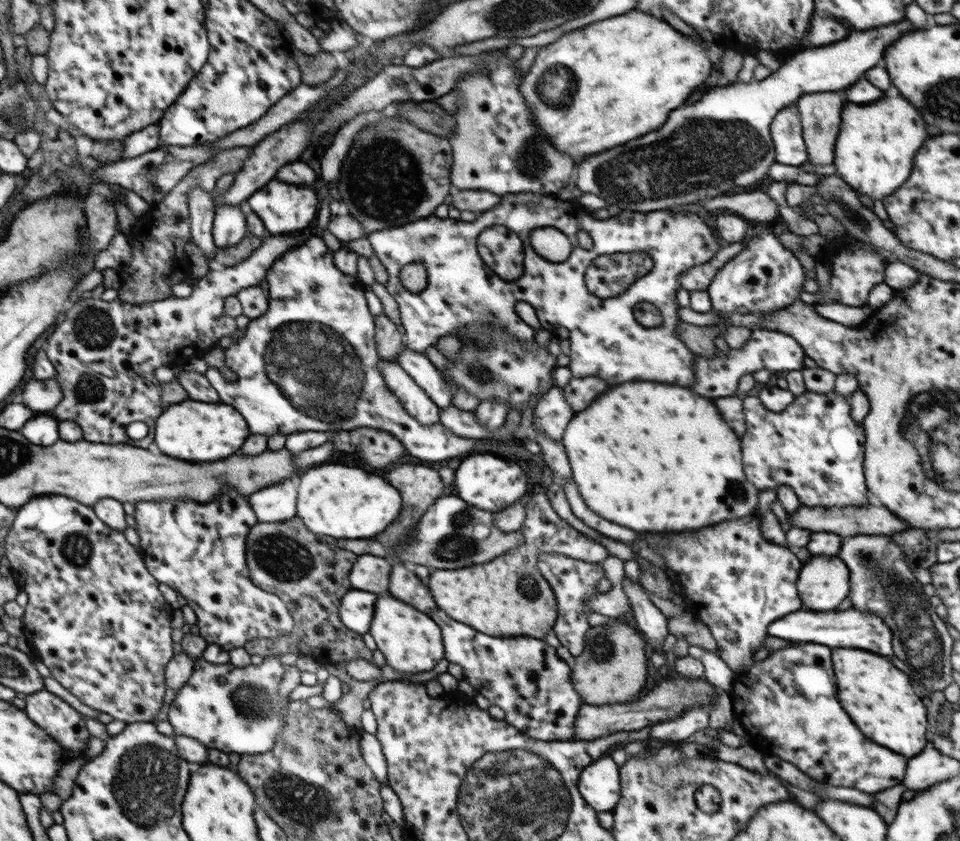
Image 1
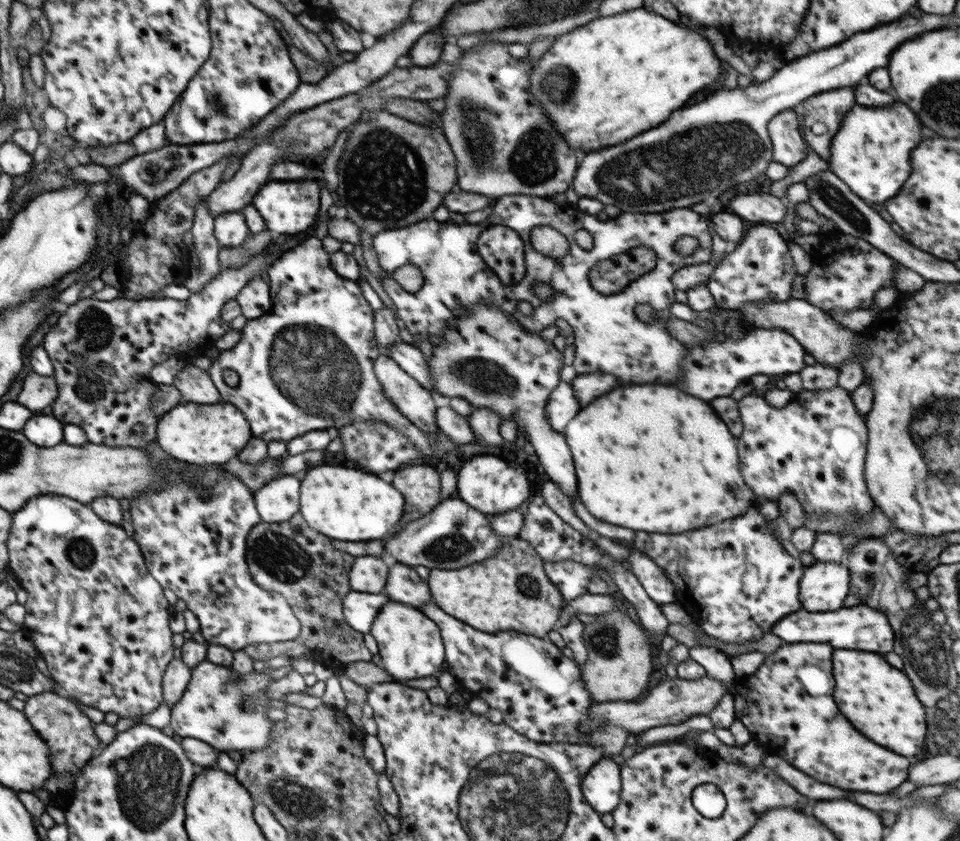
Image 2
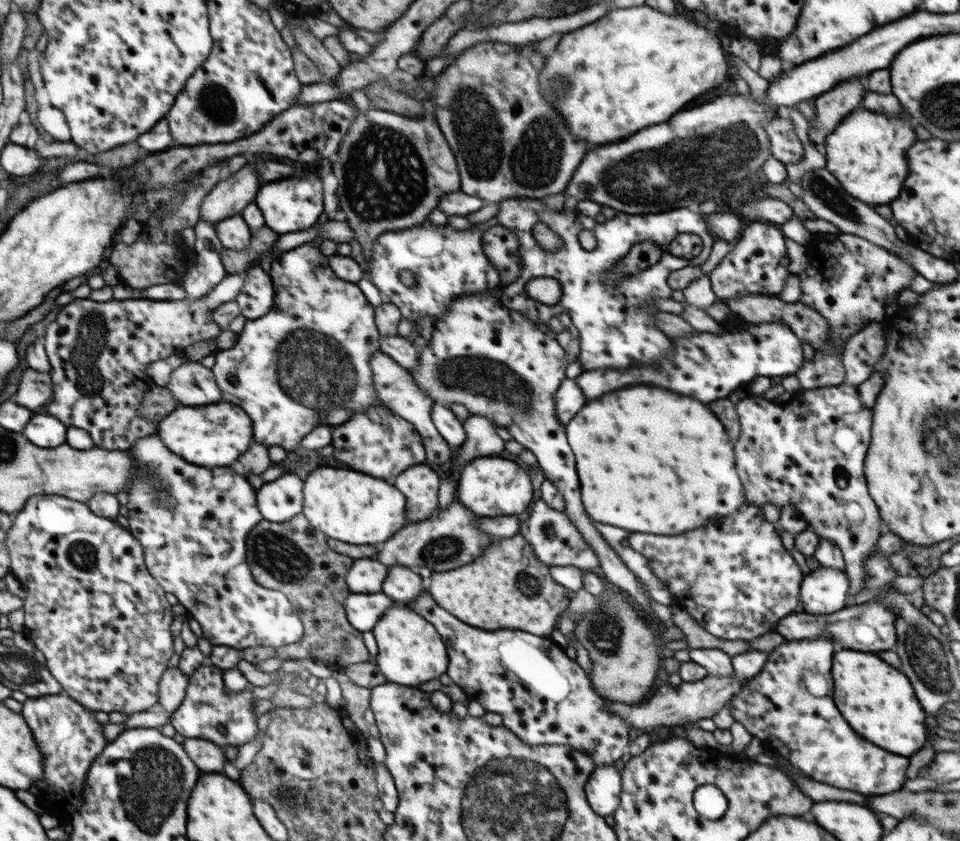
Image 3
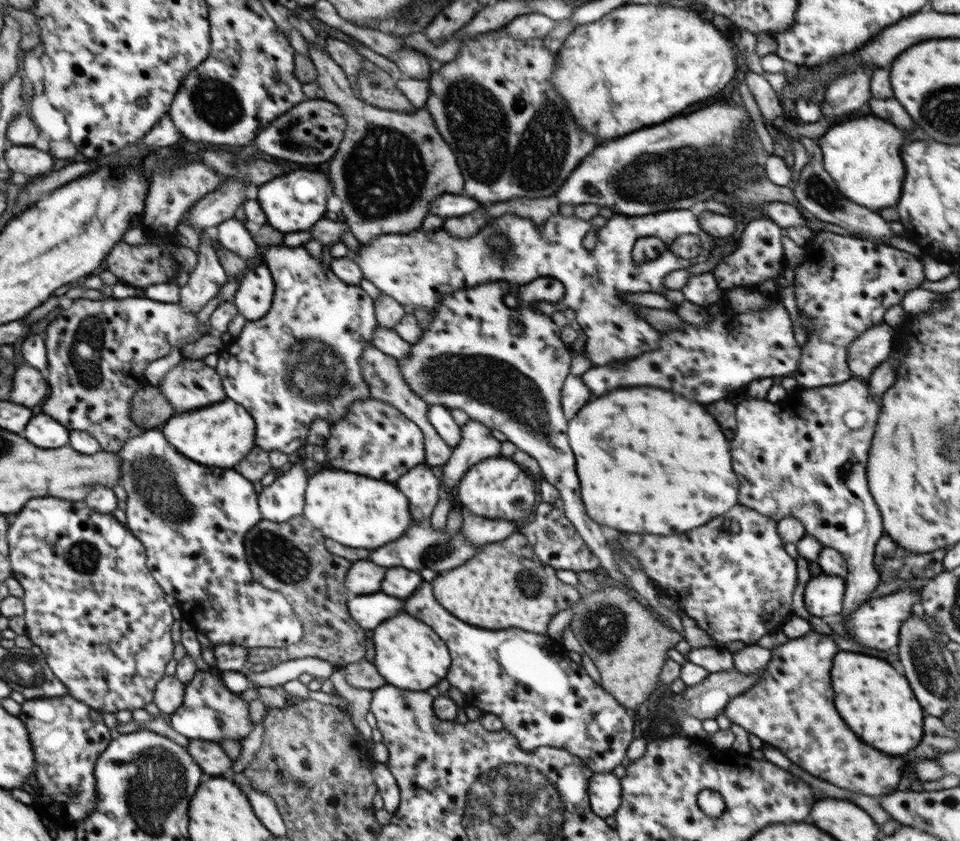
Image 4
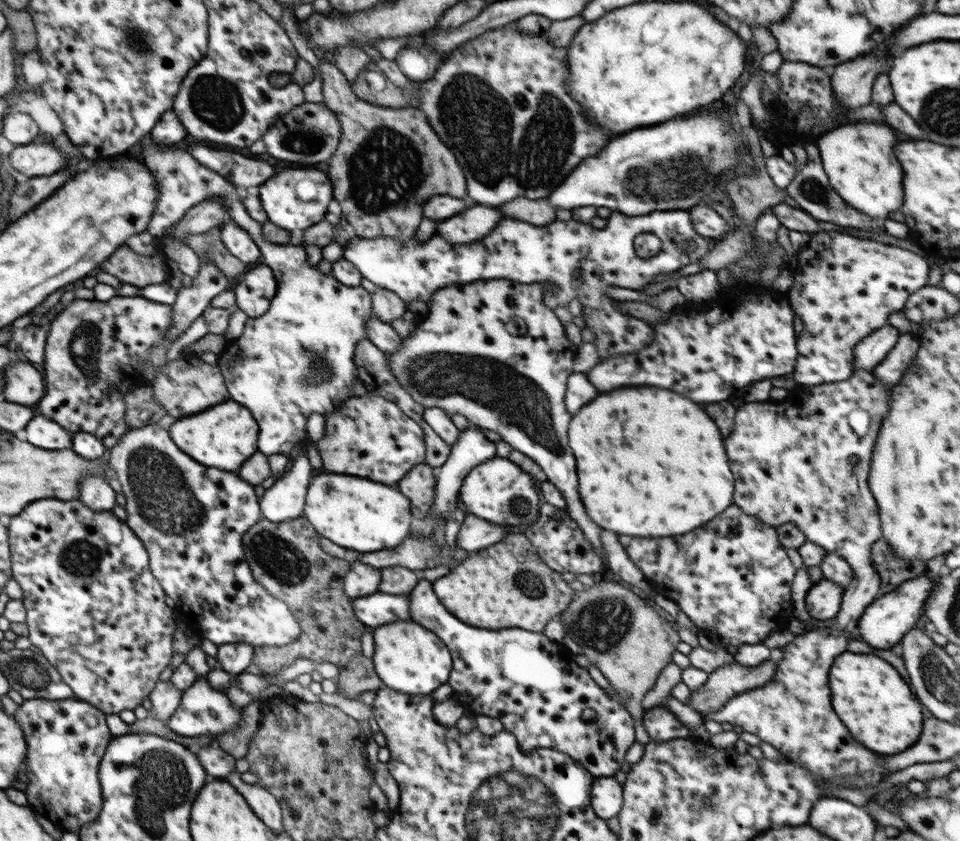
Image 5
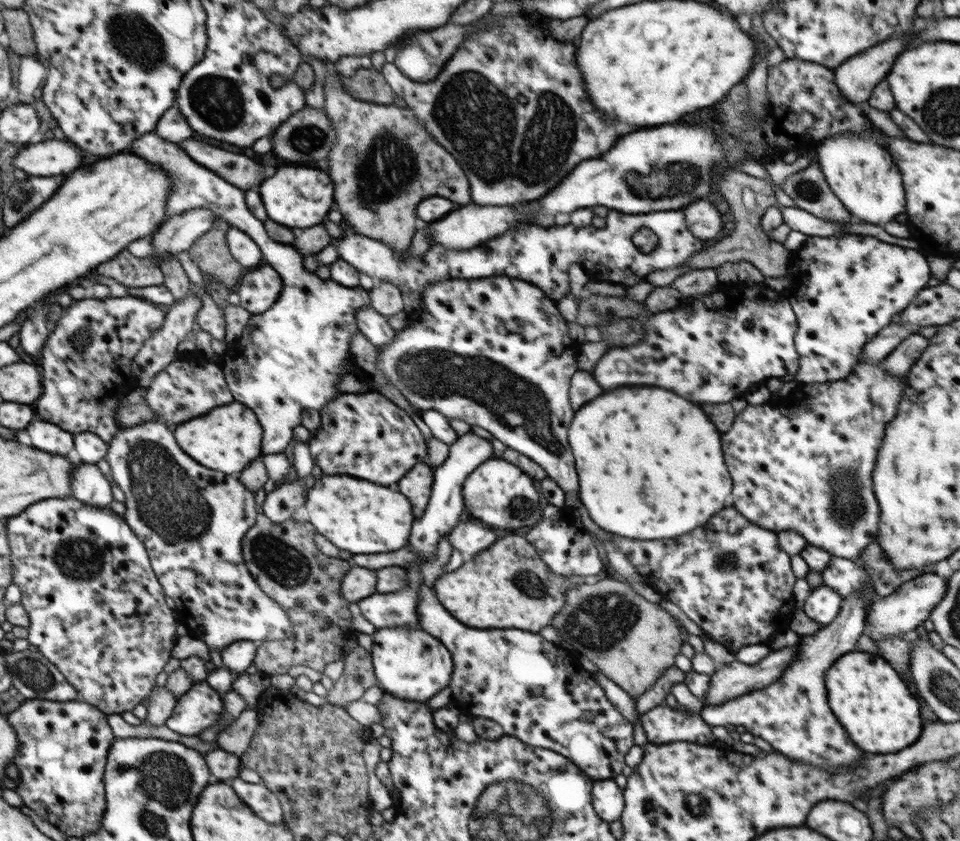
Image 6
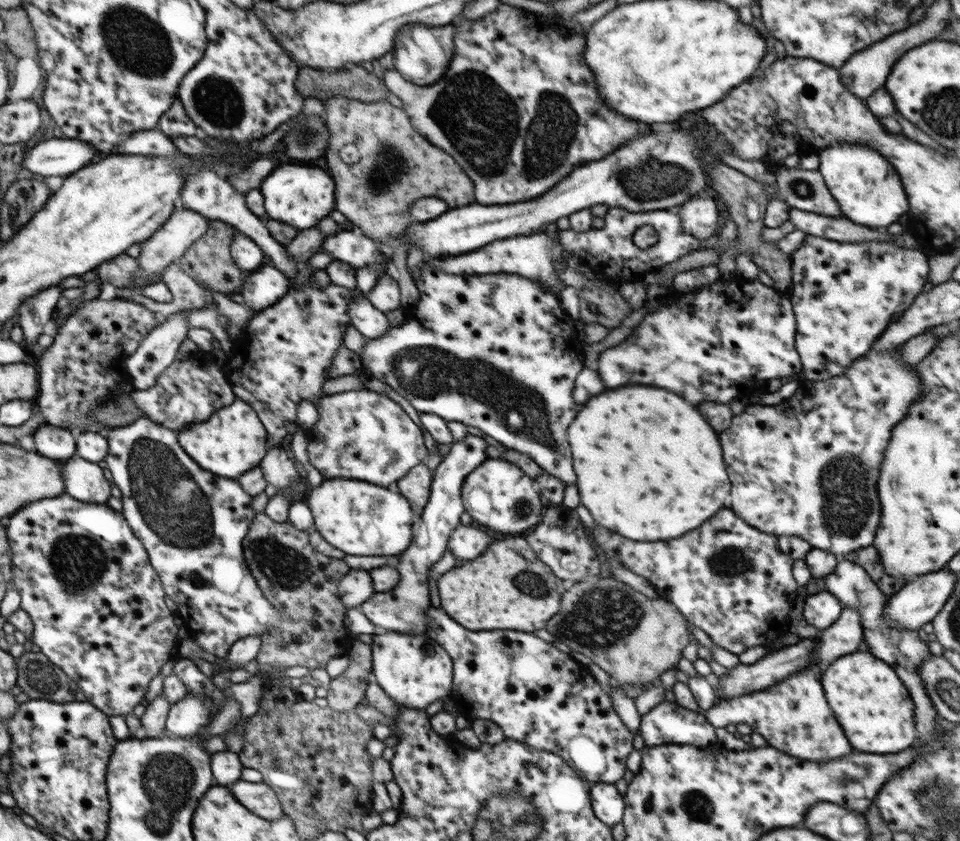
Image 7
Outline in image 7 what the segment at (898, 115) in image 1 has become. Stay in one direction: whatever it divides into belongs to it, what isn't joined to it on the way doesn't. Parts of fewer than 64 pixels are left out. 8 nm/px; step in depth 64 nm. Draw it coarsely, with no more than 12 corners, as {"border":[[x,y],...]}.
{"border":[[871,146],[816,153],[842,216],[885,229],[908,213],[898,171]]}

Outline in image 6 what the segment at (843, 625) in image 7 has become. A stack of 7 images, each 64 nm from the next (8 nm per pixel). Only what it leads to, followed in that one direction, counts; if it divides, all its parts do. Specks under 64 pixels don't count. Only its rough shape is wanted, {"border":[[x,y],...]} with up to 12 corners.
{"border":[[873,581],[800,640],[772,685],[704,706],[792,761],[834,770],[866,754],[828,706],[824,672],[865,630]]}

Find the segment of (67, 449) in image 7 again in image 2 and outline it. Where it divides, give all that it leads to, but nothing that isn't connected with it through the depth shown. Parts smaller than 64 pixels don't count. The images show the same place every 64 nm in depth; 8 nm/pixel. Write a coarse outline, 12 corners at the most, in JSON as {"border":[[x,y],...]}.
{"border":[[49,412],[36,413],[22,432],[40,446],[66,440],[65,423]]}

